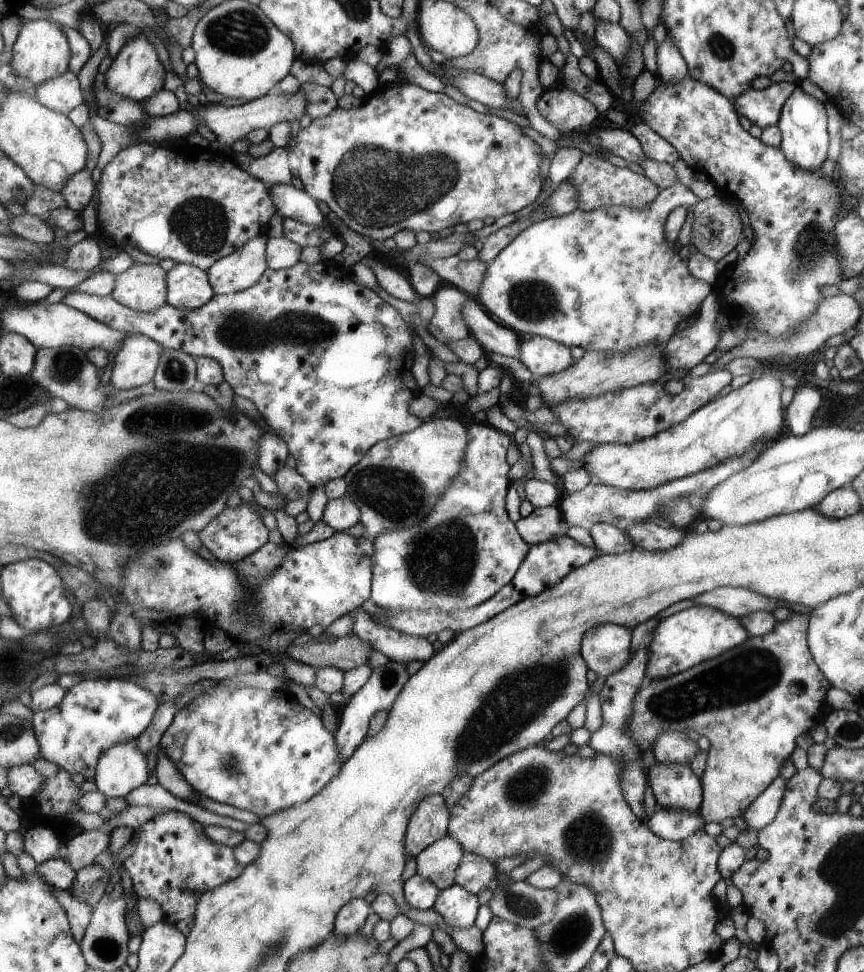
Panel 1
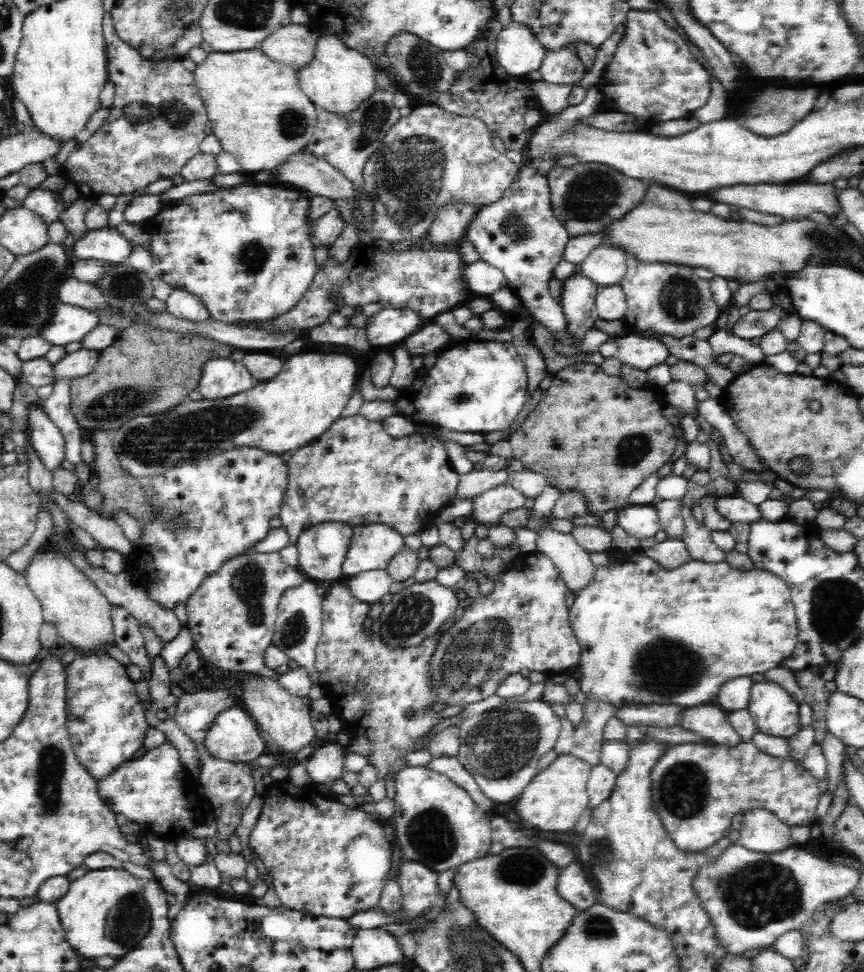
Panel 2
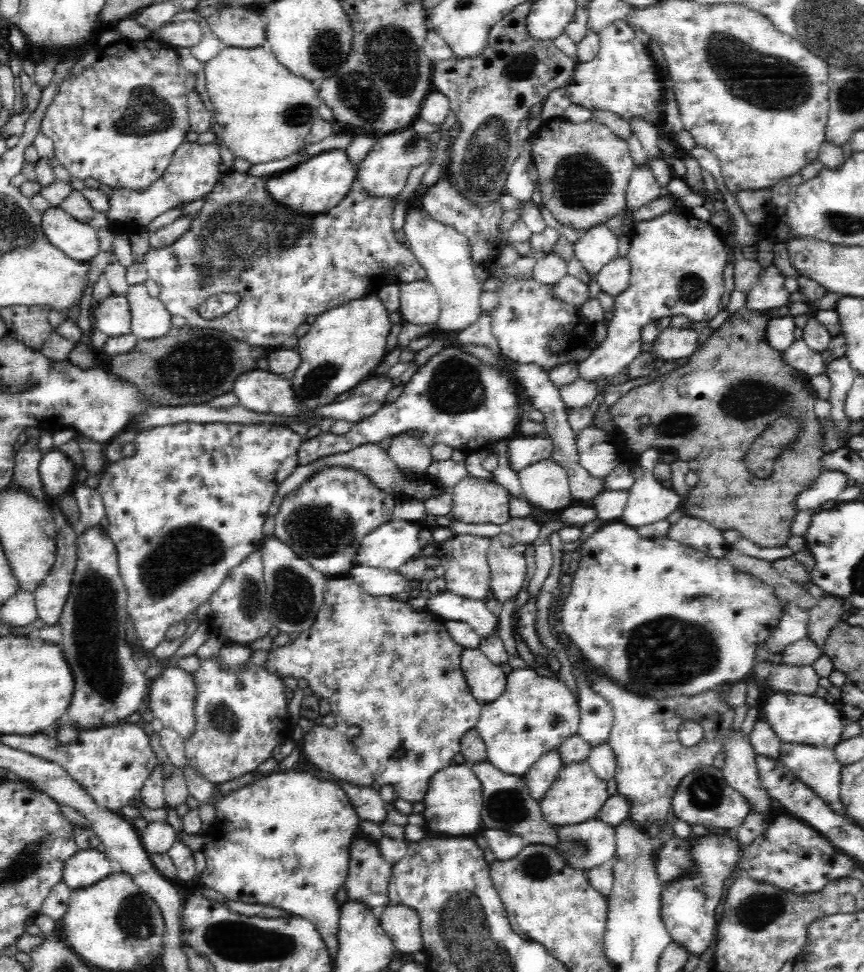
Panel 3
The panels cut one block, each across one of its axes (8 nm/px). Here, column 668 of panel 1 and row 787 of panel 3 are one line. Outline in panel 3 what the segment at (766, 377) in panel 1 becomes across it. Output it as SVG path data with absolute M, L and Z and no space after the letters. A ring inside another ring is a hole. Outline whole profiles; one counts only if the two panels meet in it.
M452 764L435 772L430 778L424 799L424 828L432 836L470 838L483 830L481 808L483 807L482 787L470 764Z

